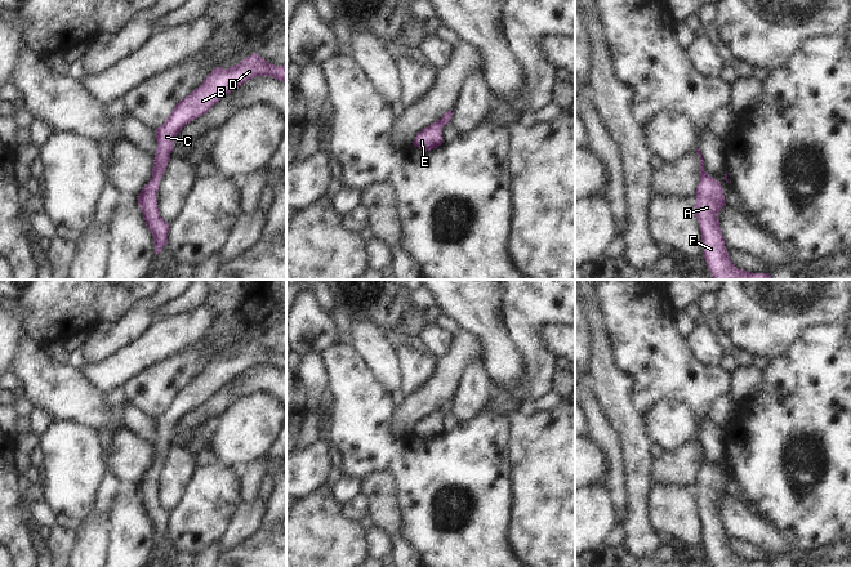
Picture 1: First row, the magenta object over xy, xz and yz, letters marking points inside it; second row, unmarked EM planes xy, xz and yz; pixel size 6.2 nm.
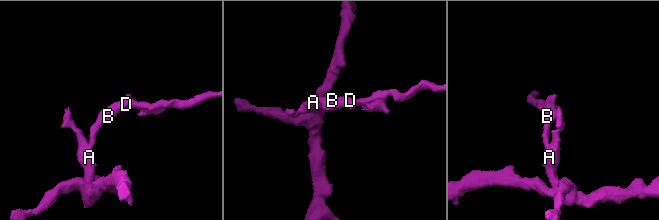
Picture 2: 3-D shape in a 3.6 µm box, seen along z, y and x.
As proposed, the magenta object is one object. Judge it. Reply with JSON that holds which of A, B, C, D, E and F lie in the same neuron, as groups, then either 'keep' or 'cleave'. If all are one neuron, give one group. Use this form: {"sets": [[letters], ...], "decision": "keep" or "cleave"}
{"sets": [["A", "B", "C", "D", "E", "F"]], "decision": "keep"}

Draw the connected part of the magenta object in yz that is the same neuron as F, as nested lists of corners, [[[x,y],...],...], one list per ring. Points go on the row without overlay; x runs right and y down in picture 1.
[[[698,437],[695,439],[700,446],[700,455],[694,496],[701,522],[703,546],[712,567],[771,567],[770,562],[749,562],[732,553],[718,509],[718,501],[726,494],[723,478],[721,470],[704,459],[701,441]]]

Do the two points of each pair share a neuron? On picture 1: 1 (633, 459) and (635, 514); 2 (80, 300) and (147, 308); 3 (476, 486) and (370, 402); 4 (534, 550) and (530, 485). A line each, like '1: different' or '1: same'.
1: same
2: different
3: same
4: same

